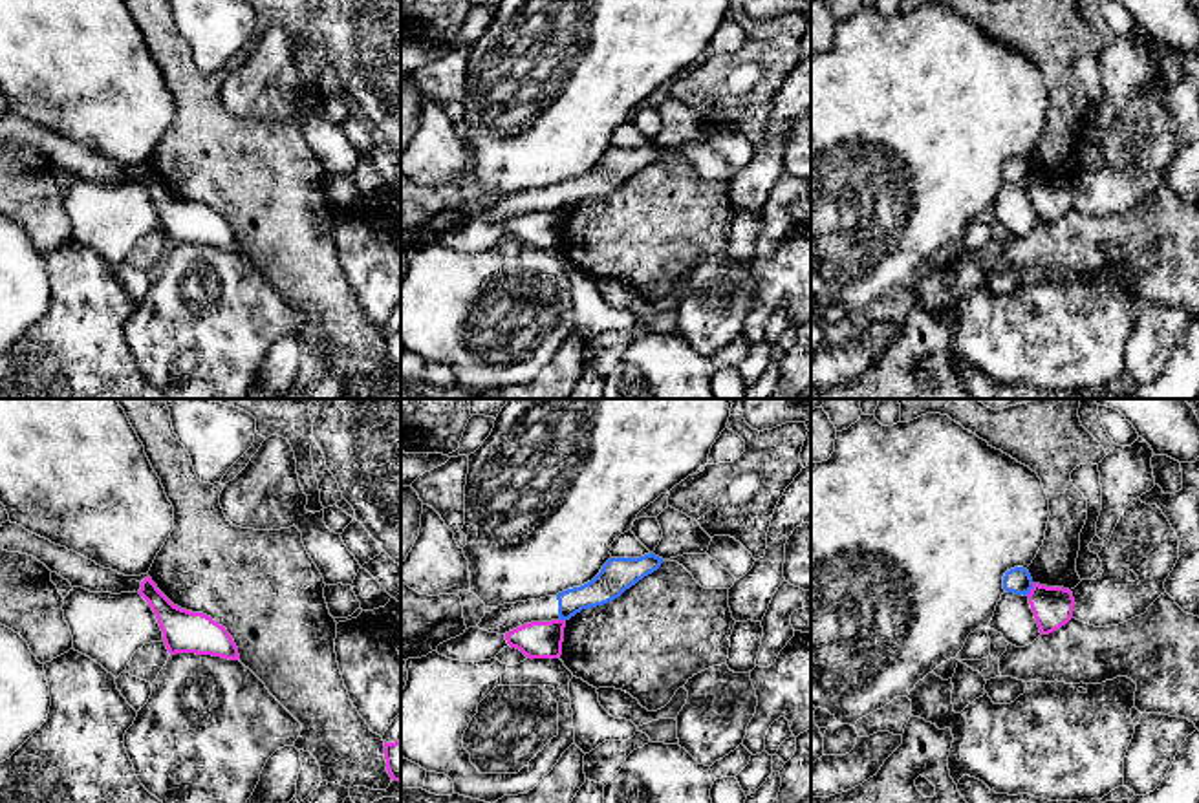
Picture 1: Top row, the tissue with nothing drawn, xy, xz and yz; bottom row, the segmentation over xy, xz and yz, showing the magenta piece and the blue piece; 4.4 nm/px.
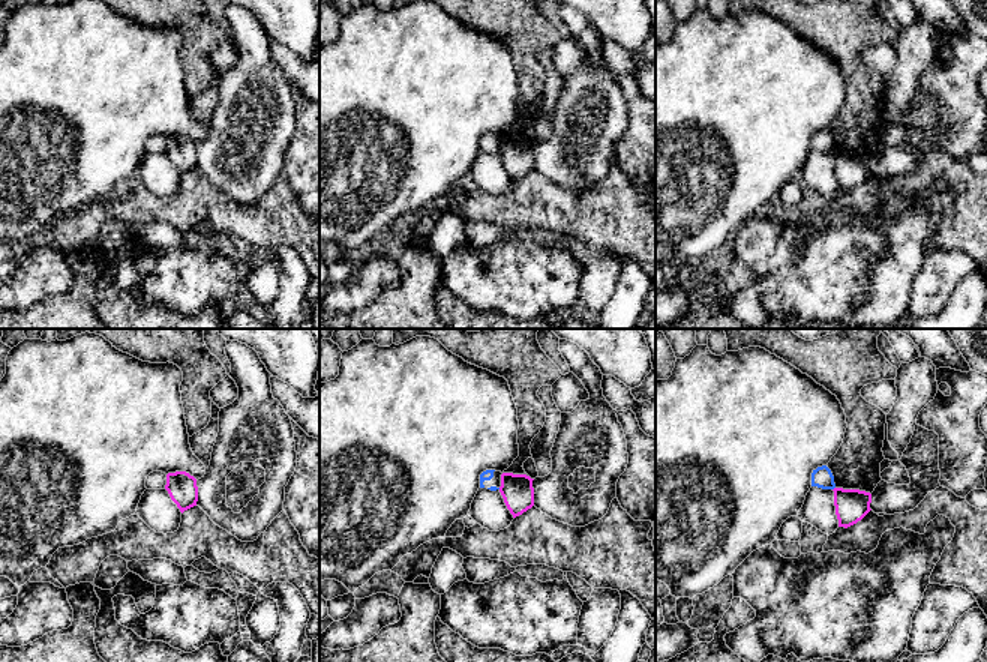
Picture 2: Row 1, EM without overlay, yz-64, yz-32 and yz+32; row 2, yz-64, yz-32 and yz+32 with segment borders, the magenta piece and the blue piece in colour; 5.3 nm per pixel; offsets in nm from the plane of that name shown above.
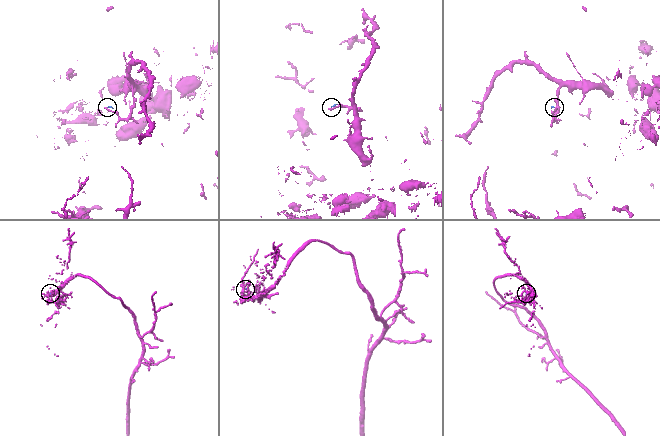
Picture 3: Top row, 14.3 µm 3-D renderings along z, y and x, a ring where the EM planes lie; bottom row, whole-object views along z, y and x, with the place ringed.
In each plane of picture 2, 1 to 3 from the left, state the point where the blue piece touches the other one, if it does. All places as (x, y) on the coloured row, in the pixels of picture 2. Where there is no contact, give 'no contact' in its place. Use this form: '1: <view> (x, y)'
1: no contact
2: no contact
3: no contact

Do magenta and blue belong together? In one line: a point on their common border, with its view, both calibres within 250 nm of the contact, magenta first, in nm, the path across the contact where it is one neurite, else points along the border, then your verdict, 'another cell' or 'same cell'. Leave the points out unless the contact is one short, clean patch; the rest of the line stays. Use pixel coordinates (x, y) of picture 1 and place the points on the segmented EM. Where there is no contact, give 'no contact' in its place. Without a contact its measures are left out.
meets magenta in yz at (1031, 589); 180 nm thick on the magenta side, 120 nm on the other; border along yz (1033, 584), (1026, 595); another cell

